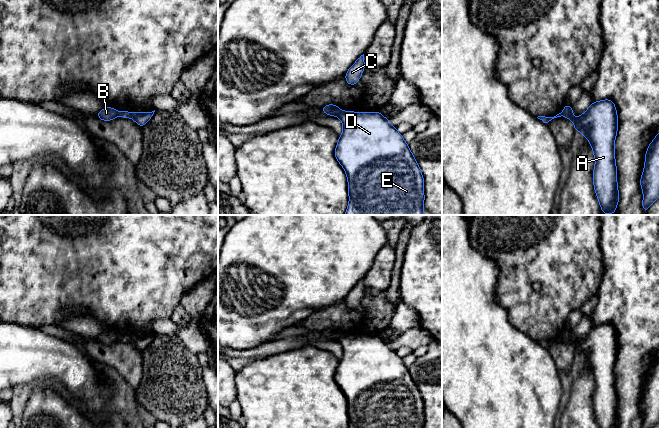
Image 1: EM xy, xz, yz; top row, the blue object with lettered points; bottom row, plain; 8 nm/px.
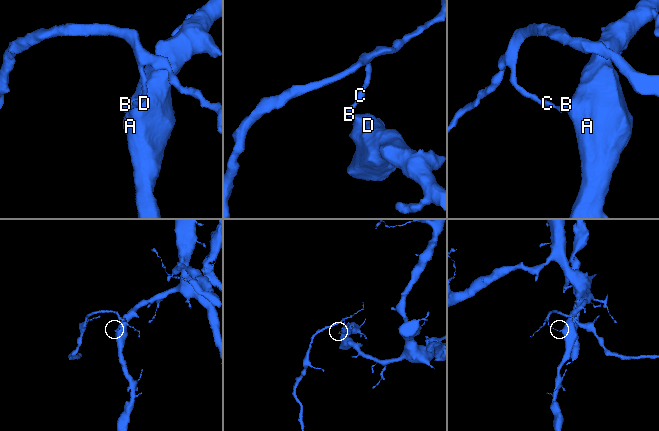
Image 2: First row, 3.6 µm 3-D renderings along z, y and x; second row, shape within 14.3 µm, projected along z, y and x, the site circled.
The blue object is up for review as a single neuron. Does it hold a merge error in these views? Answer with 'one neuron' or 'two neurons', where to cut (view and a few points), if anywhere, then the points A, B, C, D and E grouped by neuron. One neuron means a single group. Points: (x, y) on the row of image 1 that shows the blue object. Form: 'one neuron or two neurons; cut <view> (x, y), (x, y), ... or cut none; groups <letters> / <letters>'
two neurons; cut xz (341, 111), (338, 116); groups A D E / B C

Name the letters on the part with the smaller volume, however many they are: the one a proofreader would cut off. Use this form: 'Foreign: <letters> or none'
Foreign: B, C

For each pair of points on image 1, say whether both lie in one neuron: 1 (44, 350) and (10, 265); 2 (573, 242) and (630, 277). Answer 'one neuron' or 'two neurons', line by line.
1: two neurons
2: two neurons

